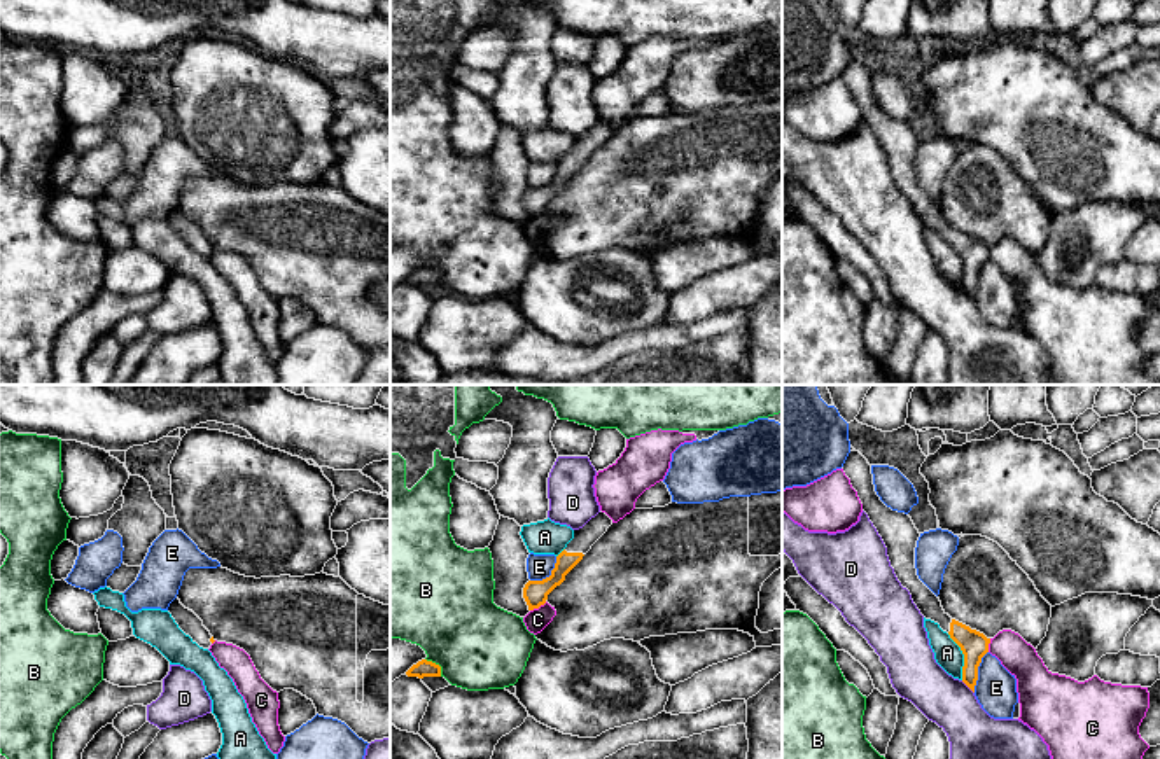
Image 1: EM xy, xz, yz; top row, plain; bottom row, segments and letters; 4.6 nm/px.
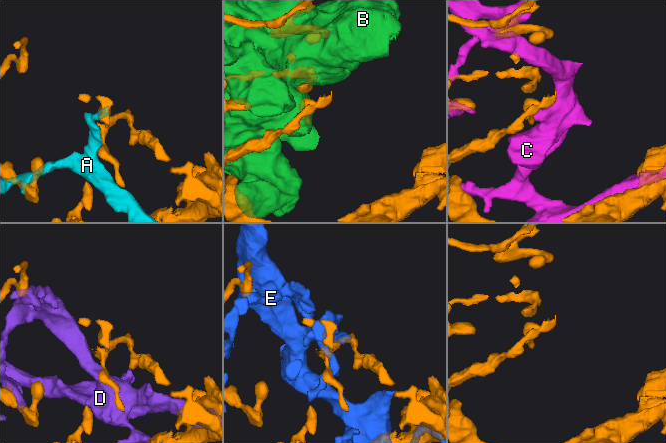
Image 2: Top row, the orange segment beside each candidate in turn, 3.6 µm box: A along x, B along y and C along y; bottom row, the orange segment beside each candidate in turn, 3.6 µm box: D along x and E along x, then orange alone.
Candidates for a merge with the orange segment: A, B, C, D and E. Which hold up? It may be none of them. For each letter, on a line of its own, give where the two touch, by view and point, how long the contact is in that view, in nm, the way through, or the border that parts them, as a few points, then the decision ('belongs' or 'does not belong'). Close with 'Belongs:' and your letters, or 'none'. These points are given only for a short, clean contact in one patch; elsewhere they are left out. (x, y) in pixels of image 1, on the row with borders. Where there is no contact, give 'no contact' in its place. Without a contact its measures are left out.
A: meets orange in yz at (964, 656); contact 220 nm long; does not belong
B: meets orange in xz at (438, 665); contact 120 nm long; does not belong
C: meets orange in xz at (538, 607); contact 90 nm long; does not belong
D: meets orange in yz at (968, 686); contact 90 nm long; does not belong
E: meets orange in yz at (977, 672); contact 200 nm long; does not belong
Belongs: none

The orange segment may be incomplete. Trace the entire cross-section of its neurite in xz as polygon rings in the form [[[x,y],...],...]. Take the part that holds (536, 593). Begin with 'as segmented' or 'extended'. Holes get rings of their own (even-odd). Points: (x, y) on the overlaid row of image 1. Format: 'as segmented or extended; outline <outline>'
extended; outline [[[598,512],[583,528],[574,530],[574,539],[556,556],[551,575],[542,581],[528,581],[523,588],[523,598],[528,610],[546,603],[548,595],[565,581],[565,575],[583,560],[591,546],[607,532],[612,519],[605,512]]]

